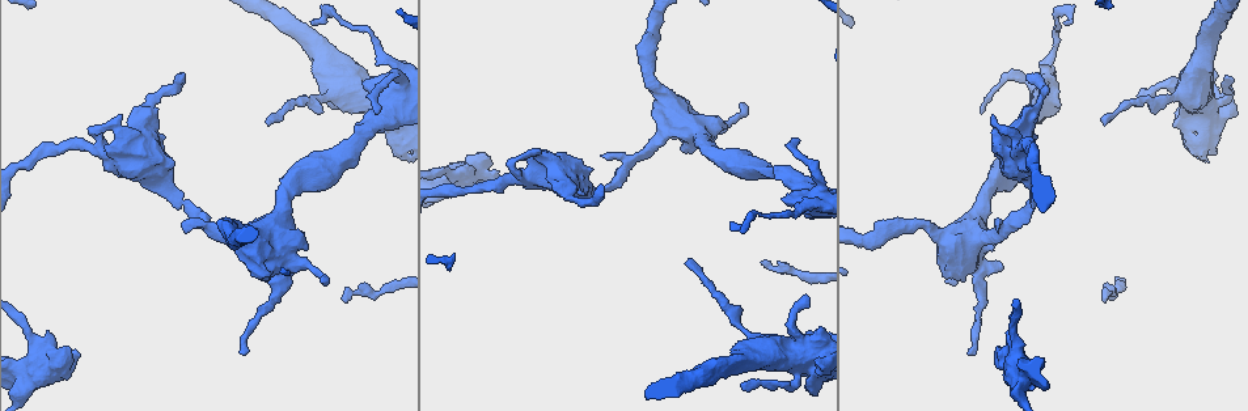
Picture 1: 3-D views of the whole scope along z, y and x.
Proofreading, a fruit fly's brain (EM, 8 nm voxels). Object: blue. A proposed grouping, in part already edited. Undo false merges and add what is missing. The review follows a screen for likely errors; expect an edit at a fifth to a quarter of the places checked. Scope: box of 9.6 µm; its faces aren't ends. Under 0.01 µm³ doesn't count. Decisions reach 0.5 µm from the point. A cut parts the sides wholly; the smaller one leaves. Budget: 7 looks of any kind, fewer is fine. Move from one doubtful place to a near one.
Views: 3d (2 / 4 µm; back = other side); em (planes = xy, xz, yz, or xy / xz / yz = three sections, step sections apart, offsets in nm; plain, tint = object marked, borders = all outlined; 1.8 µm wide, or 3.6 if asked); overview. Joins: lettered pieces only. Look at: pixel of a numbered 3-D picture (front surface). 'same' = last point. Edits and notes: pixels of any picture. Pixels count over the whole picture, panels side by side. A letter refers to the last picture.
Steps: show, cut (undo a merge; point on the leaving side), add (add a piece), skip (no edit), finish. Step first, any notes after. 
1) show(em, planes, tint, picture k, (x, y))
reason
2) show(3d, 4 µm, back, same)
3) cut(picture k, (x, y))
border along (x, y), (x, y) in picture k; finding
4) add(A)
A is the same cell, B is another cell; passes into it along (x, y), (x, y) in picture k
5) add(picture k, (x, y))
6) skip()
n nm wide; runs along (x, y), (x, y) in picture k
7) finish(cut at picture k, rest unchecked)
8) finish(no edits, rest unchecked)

show(em, planes, borders, picture 1, (729, 224))
end of a long branch

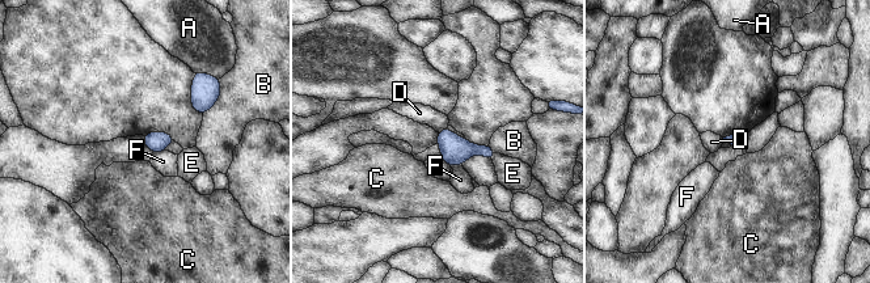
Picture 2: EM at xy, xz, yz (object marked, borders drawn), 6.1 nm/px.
skip()
B touches over 190 nm; A, B, C, D, E and F are other cells; no lettered piece goes on from it

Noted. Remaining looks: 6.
show(em, planes, borders, picture 1, (741, 387))
tapers out

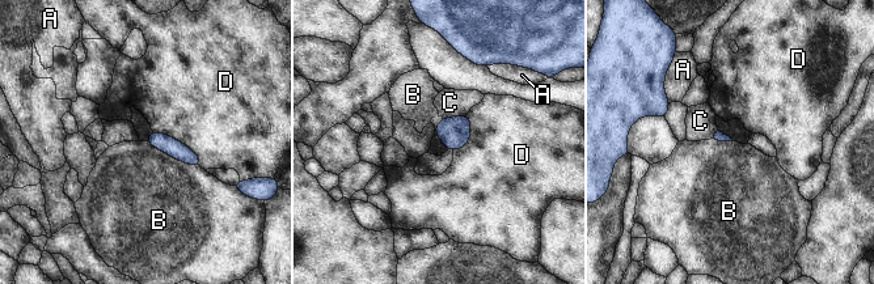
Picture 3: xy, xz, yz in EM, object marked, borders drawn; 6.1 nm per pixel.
skip()
B touches over 380 nm; A, B, C and D are other cells; border along (146, 142), (176, 159), (199, 168) in picture 3; no lettered piece goes on from it

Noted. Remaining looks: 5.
show(em, planes, borders, picture 1, (765, 264))
free end

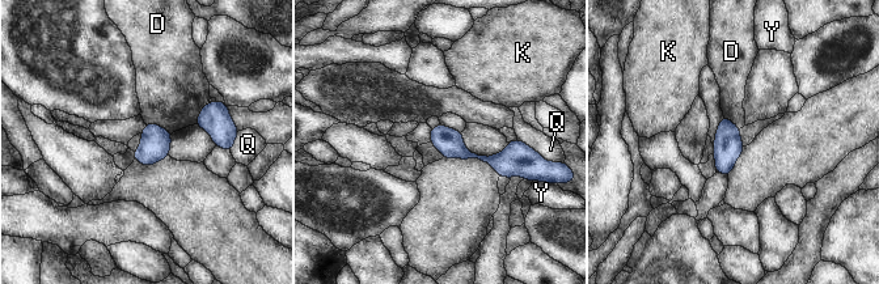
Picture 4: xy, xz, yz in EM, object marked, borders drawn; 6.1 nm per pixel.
skip()
160 nm wide; D, K, Q and Y are other cells; border along (146, 123), (156, 123), (170, 134) in picture 4; no lettered piece goes on from it

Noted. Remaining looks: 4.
finish(no edits, rest unchecked)

